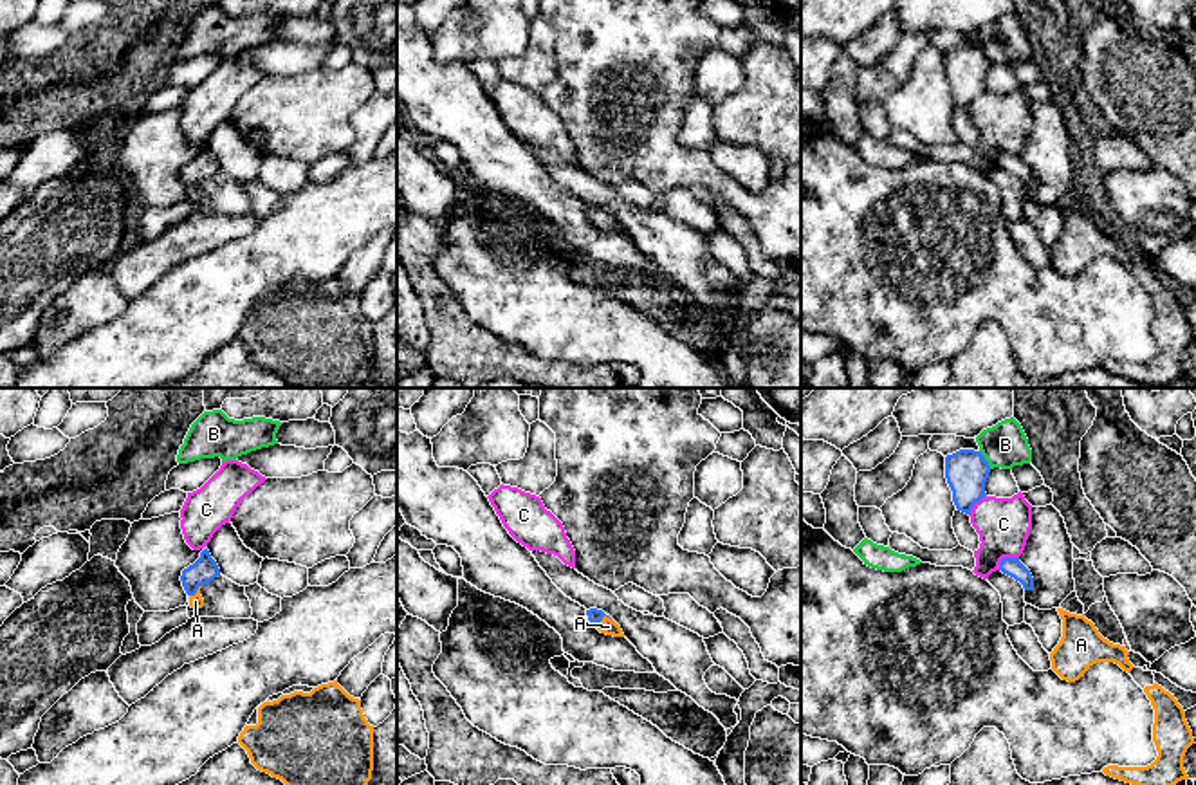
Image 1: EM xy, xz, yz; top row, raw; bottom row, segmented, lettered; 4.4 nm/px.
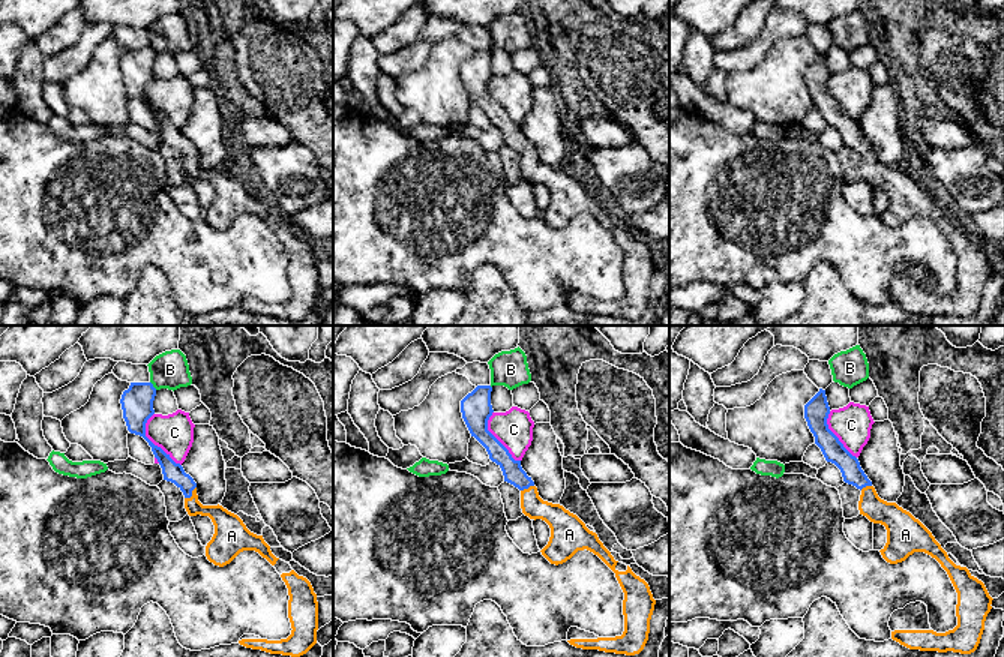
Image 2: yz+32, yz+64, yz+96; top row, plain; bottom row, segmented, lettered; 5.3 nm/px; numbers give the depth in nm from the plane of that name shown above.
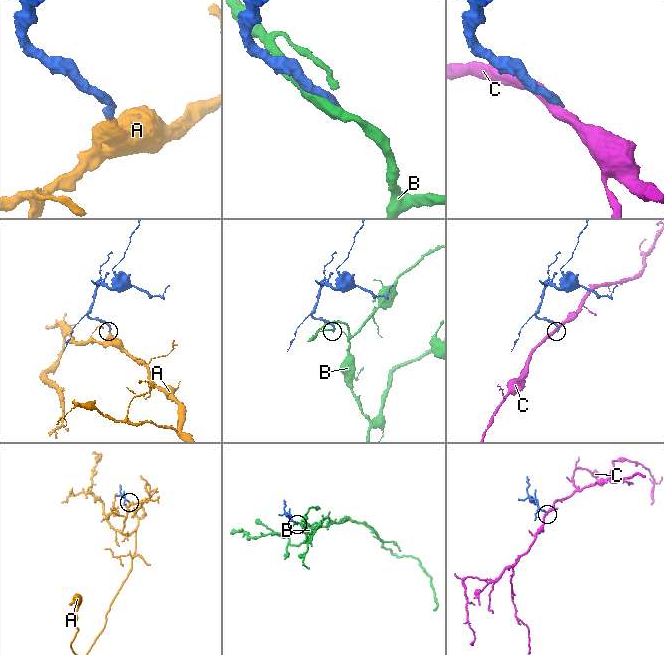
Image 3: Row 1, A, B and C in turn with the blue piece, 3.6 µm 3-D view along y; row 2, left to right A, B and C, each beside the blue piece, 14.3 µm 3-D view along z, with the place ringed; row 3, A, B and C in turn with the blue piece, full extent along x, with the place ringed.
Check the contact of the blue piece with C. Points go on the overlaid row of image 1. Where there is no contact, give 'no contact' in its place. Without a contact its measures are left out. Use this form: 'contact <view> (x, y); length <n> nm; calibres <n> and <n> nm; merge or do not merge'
contact yz (1005, 558); length 110 nm; calibres 90 and 240 nm; do not merge

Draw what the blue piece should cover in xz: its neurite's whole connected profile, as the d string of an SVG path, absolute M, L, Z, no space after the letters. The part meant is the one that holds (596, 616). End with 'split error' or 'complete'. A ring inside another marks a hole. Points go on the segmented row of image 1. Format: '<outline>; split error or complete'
M590 608L590 610L586 610L586 615L588 615L588 621L601 633L613 635L613 637L624 637L621 626L610 615L606 615L603 610Z; split error

